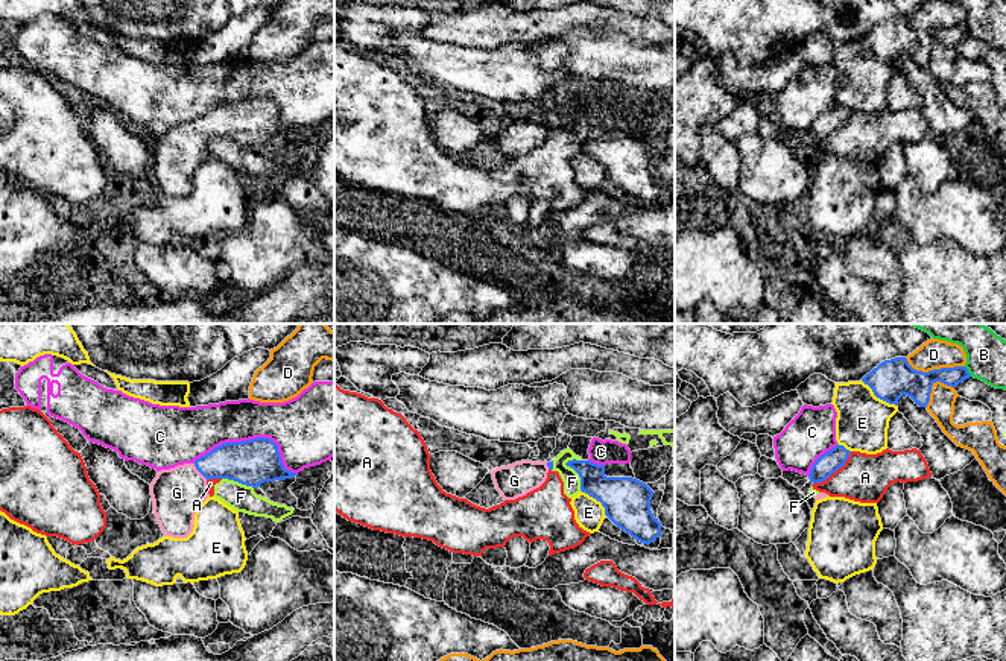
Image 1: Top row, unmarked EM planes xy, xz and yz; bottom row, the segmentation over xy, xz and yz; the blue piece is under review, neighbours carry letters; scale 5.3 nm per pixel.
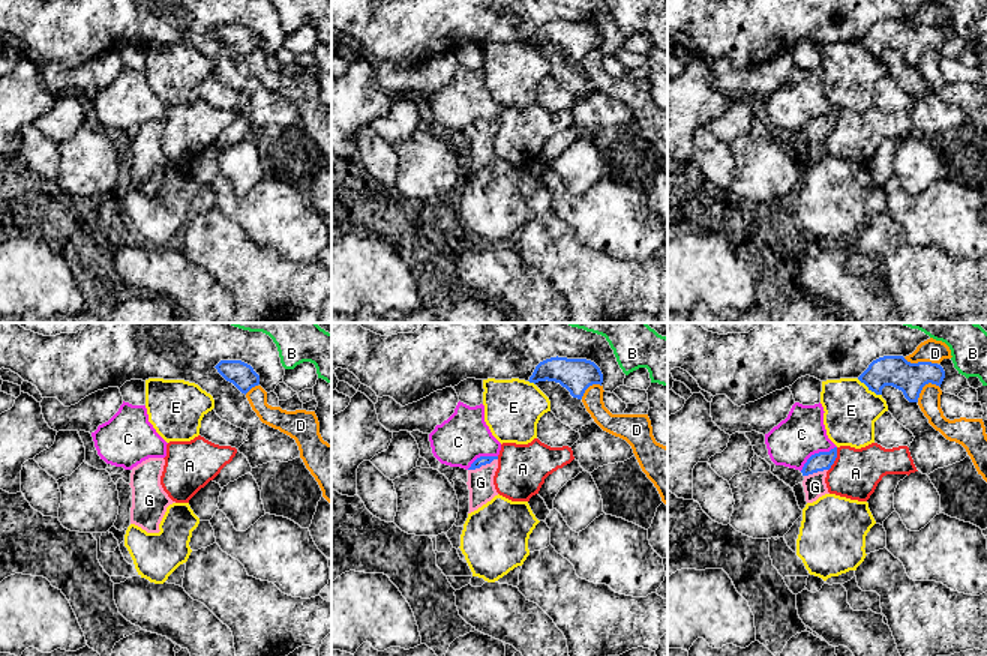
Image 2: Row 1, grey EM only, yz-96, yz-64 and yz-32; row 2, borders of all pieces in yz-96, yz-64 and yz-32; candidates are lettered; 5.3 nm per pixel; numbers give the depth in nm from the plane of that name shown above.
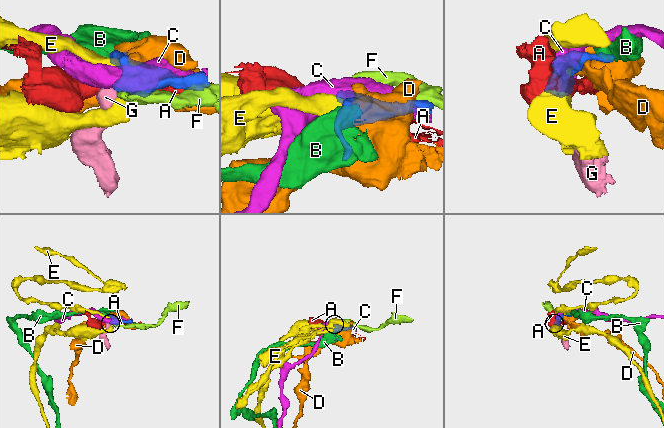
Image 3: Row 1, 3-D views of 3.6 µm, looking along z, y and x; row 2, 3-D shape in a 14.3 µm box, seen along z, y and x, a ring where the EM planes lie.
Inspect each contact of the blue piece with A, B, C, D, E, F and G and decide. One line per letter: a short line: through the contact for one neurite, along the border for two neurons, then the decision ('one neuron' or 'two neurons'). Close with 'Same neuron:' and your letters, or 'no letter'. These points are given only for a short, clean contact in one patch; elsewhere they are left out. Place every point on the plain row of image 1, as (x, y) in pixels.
A: two neurons
B: yz (964, 26), (971, 35) | two neurons
C: two neurons
D: two neurons
E: two neurons
F: two neurons
G: xy (245, 122), (221, 122), (199, 131), (177, 152) | one neuron
Same neuron: G

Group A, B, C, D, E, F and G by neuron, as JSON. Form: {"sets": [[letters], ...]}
{"sets": [["A", "F"], ["B"], ["C"], ["D"], ["E"], ["G"]]}

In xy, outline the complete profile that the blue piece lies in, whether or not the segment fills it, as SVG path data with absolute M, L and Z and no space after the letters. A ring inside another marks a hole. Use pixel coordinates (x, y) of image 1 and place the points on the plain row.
M269 97L226 102L193 123L158 131L150 143L153 173L166 196L187 198L198 167L210 157L210 138L228 138L258 147L264 141L298 135L284 128L278 105Z

